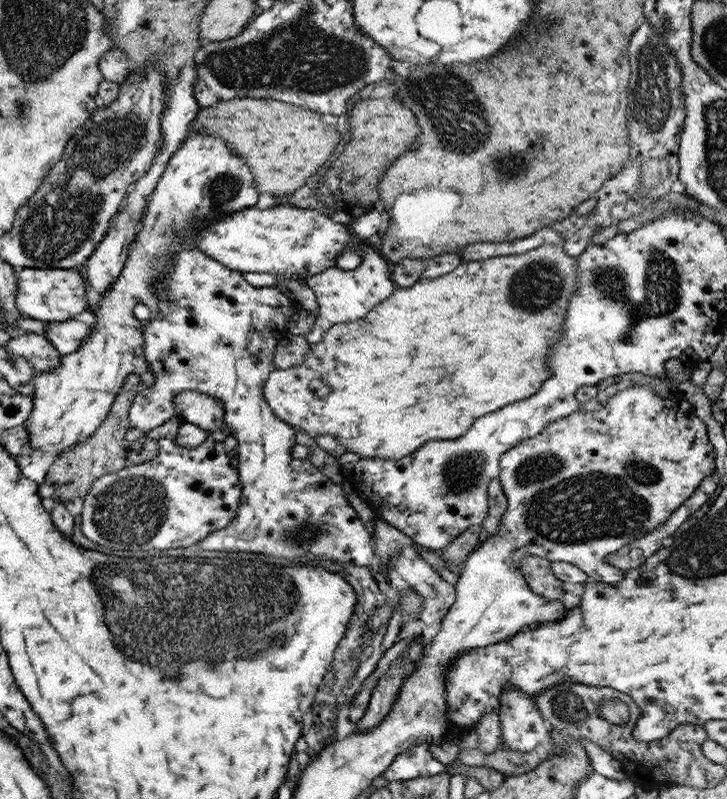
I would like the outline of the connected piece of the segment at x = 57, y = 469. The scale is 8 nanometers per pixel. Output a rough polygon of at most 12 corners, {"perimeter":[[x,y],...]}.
{"perimeter":[[128,375],[95,434],[56,457],[49,502],[67,504],[97,478],[158,454],[126,439],[140,376]]}

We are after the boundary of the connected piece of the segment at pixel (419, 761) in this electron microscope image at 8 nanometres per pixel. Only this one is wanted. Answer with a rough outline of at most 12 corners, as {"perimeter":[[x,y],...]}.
{"perimeter":[[432,743],[396,756],[382,778],[413,782],[444,773]]}

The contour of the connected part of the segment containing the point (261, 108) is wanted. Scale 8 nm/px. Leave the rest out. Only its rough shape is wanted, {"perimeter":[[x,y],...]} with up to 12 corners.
{"perimeter":[[220,100],[191,132],[228,141],[259,192],[291,196],[342,134],[279,100]]}

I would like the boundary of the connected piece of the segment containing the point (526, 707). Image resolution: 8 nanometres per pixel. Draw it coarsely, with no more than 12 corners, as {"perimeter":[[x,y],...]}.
{"perimeter":[[518,687],[502,694],[502,740],[512,752],[535,751],[551,724]]}

